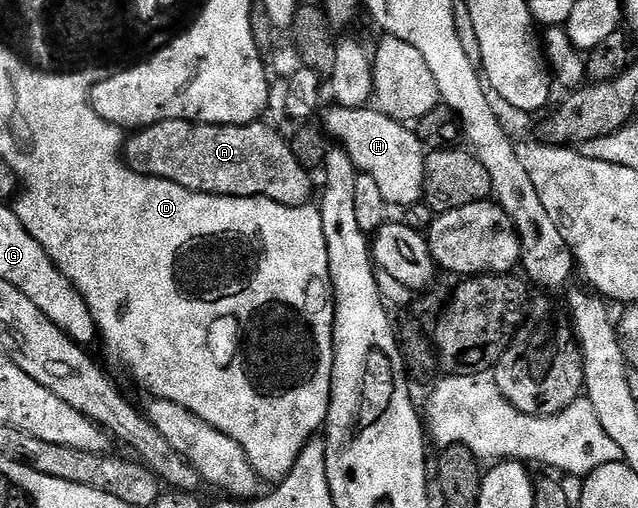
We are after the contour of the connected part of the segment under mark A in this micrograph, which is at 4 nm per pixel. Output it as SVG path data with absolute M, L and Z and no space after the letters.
M163 120L127 137L126 160L143 176L157 176L208 196L263 196L286 206L309 203L313 199L313 177L294 158L289 141L264 123L198 124L194 120Z

